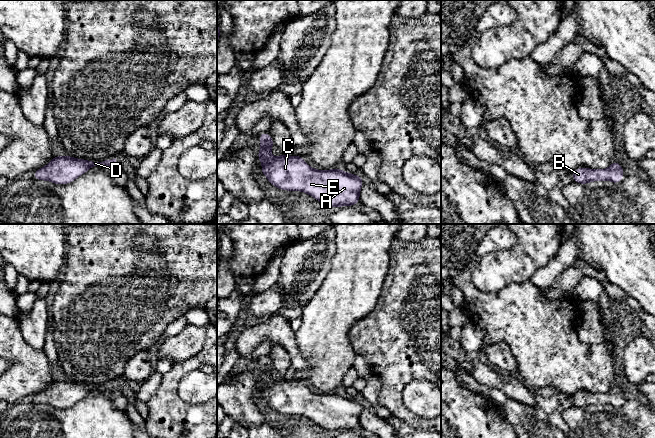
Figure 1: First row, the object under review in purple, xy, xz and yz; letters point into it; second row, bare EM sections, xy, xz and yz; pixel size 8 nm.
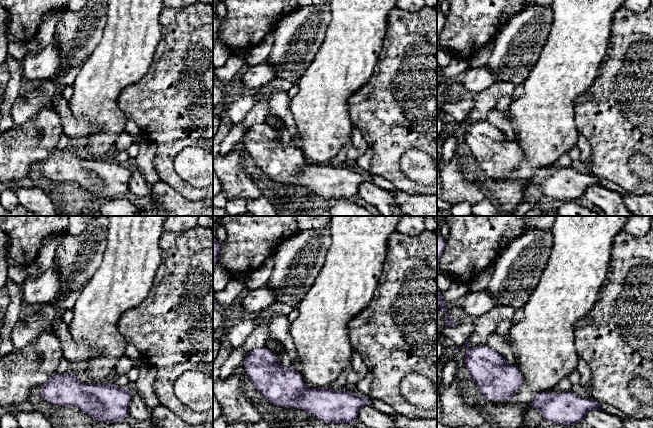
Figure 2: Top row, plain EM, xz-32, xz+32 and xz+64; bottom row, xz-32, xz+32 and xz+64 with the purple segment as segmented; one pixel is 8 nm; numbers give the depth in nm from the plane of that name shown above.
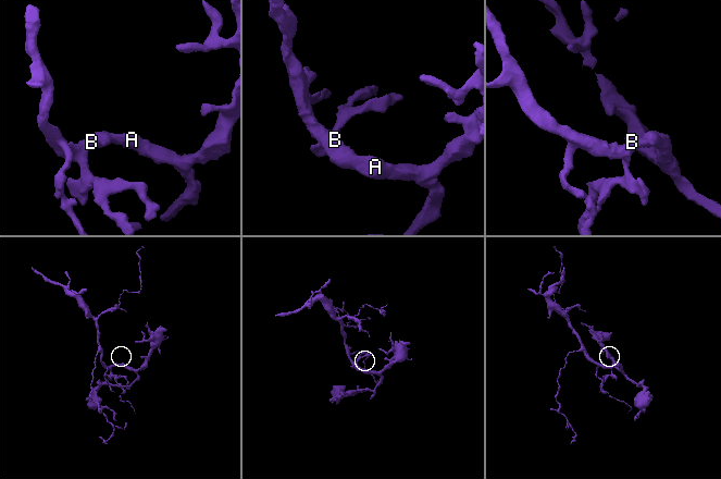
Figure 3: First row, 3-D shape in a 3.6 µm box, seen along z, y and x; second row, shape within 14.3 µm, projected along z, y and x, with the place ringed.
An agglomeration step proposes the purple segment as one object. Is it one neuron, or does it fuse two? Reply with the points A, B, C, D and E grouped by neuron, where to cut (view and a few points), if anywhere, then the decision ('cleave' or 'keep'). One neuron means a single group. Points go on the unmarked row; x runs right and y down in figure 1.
A B C D E | no cut | keep

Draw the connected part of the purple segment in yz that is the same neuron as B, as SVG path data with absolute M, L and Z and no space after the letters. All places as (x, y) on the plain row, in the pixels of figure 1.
M613 385L607 393L590 393L579 391L571 396L573 406L587 409L592 405L611 405L619 408L624 401L624 392L617 385Z

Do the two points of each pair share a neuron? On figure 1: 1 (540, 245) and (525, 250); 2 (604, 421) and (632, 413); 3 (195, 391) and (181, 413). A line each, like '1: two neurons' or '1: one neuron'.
1: one neuron
2: one neuron
3: two neurons

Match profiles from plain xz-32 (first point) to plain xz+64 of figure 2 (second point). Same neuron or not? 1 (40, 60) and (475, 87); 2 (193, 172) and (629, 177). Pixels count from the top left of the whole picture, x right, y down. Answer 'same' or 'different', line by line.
1: same
2: different

